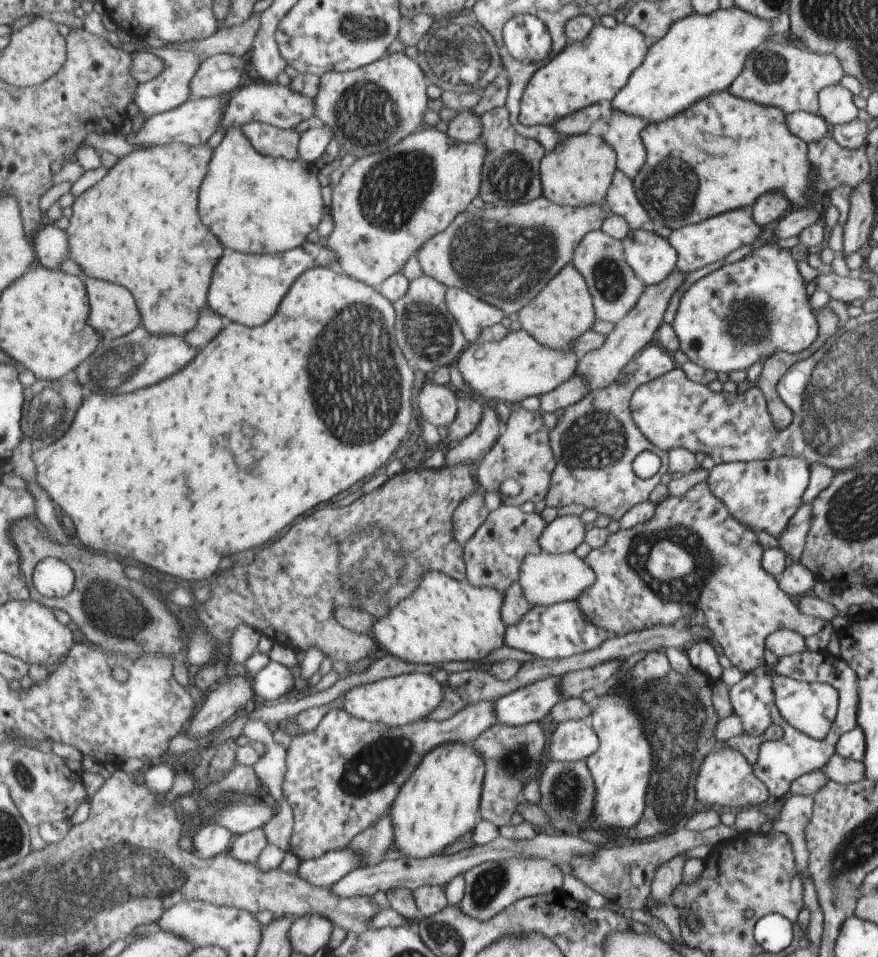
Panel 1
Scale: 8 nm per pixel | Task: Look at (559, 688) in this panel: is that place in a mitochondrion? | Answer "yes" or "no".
no

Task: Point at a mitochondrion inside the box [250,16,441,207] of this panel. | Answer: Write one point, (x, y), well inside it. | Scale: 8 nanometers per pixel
(368, 115)

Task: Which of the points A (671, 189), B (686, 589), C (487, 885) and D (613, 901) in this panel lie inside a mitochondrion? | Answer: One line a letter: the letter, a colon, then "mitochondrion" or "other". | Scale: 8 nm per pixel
A: mitochondrion
B: mitochondrion
C: mitochondrion
D: other

